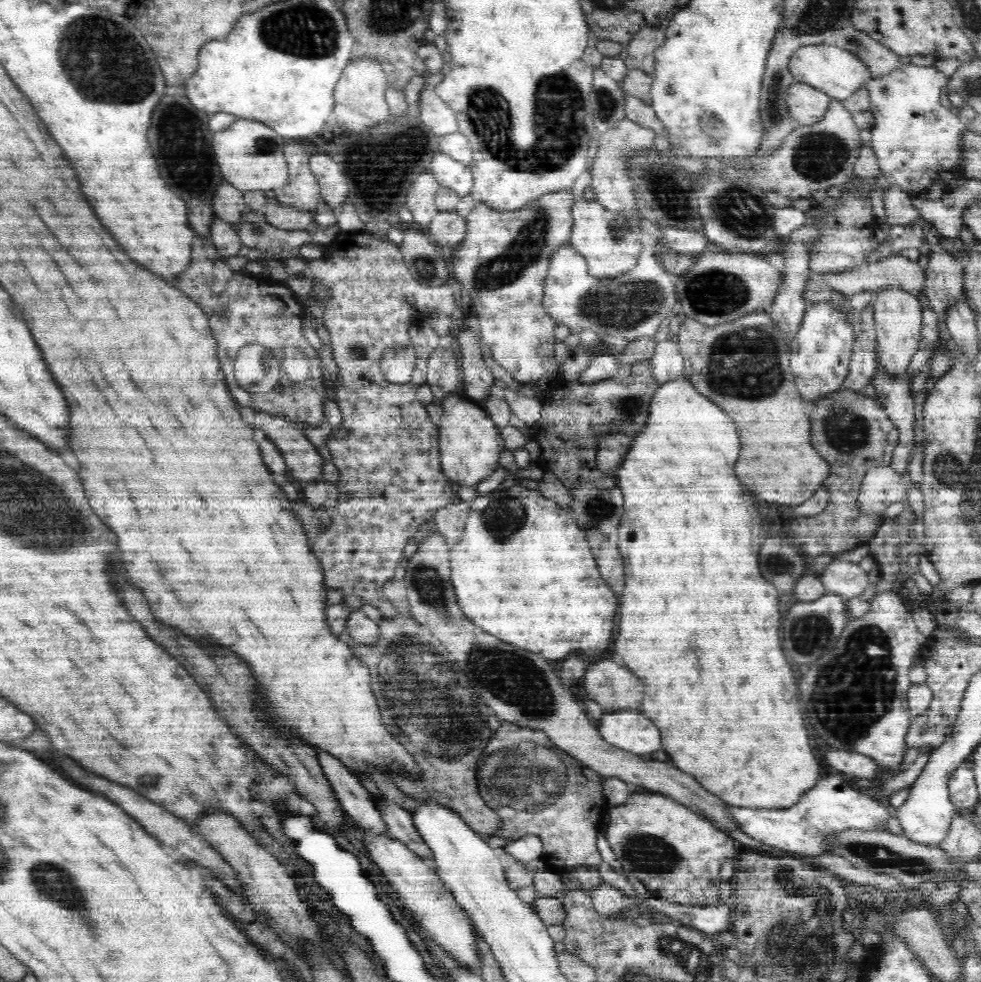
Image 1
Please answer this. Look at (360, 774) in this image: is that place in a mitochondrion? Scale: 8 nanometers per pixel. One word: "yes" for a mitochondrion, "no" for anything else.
no

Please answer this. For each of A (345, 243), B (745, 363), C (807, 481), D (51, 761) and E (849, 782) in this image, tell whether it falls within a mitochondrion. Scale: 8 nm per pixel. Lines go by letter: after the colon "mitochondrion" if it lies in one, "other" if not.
A: other
B: mitochondrion
C: other
D: other
E: other

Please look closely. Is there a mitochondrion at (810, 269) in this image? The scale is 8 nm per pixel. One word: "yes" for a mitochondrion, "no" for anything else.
no

